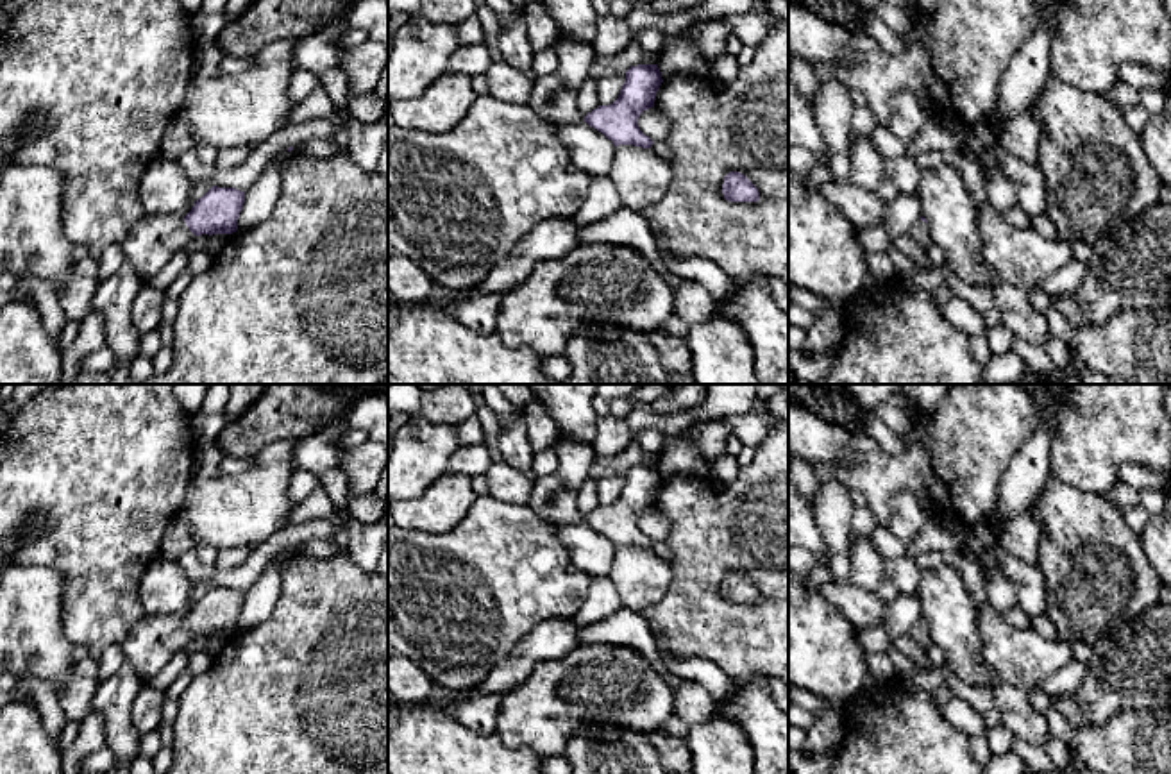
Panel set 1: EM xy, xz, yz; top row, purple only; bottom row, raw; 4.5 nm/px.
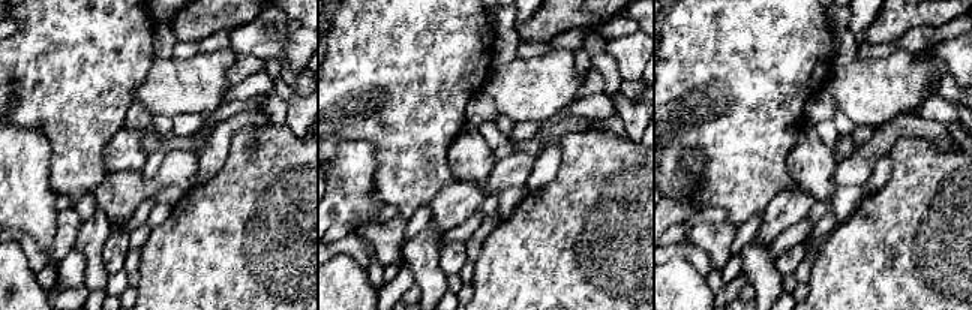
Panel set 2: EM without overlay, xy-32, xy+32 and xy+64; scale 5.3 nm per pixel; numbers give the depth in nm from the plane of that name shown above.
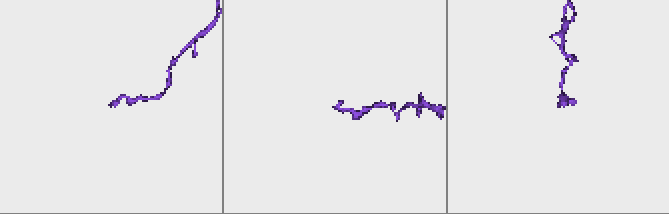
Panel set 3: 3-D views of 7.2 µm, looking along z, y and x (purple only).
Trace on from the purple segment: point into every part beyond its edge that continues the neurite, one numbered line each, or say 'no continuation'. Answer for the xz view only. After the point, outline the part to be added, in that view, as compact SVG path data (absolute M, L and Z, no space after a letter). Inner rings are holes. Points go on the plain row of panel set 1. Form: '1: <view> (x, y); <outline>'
1: xz (553, 497); M560 438L554 445L558 467L552 474L535 477L527 508L542 517L549 526L585 522L585 513L577 508L577 492L588 479L595 461L592 443Z

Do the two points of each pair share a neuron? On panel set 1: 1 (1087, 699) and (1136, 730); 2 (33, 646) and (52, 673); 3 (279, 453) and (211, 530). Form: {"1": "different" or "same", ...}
{"1": "different", "2": "same", "3": "different"}

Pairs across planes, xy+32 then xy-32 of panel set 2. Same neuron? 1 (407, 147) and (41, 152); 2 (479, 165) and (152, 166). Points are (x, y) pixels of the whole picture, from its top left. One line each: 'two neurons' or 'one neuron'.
1: two neurons
2: two neurons

